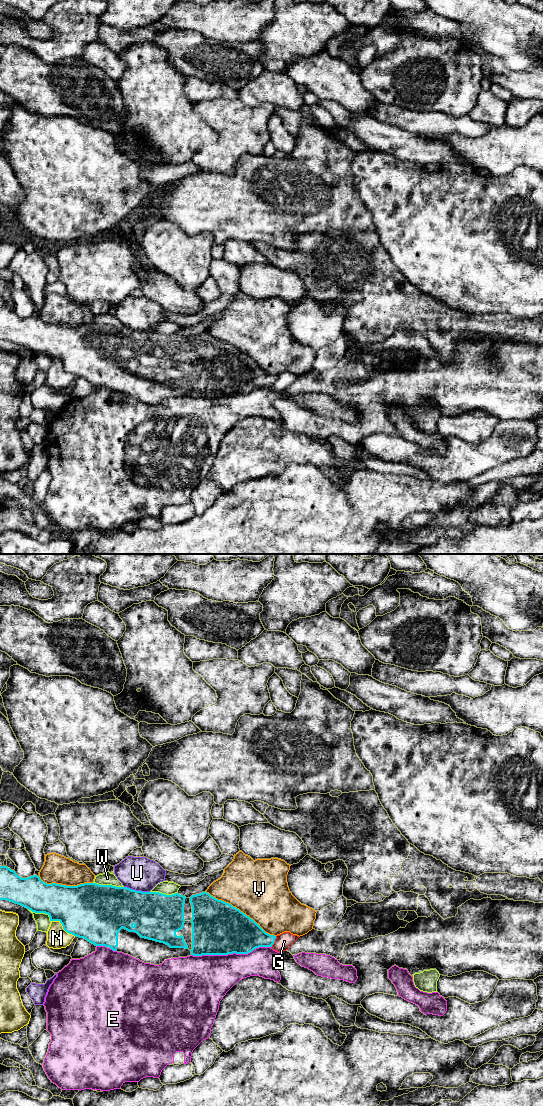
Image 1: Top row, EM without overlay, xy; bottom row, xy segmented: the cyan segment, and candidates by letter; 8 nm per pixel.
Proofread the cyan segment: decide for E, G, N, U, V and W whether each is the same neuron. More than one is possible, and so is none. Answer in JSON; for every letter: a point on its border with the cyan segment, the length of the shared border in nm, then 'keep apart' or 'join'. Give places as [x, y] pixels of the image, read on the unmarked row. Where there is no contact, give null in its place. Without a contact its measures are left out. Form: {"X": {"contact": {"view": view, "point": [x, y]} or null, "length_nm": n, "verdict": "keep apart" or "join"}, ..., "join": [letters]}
{"E": {"contact": {"view": "xy", "point": [230, 393]}, "length_nm": 650, "verdict": "keep apart"}, "G": {"contact": {"view": "xy", "point": [273, 382]}, "length_nm": 100, "verdict": "keep apart"}, "N": {"contact": {"view": "xy", "point": [63, 367]}, "length_nm": 240, "verdict": "keep apart"}, "U": {"contact": {"view": "xy", "point": [137, 331]}, "length_nm": 220, "verdict": "keep apart"}, "V": {"contact": {"view": "xy", "point": [239, 350]}, "length_nm": 650, "verdict": "keep apart"}, "W": {"contact": {"view": "xy", "point": [108, 325]}, "length_nm": 260, "verdict": "keep apart"}, "join": []}

